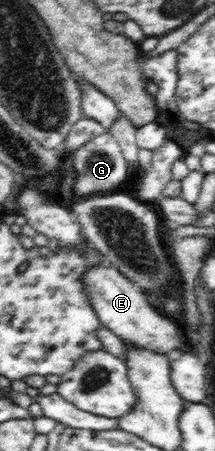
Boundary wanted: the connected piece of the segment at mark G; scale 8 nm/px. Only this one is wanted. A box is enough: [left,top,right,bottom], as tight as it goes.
[72,132,133,200]

